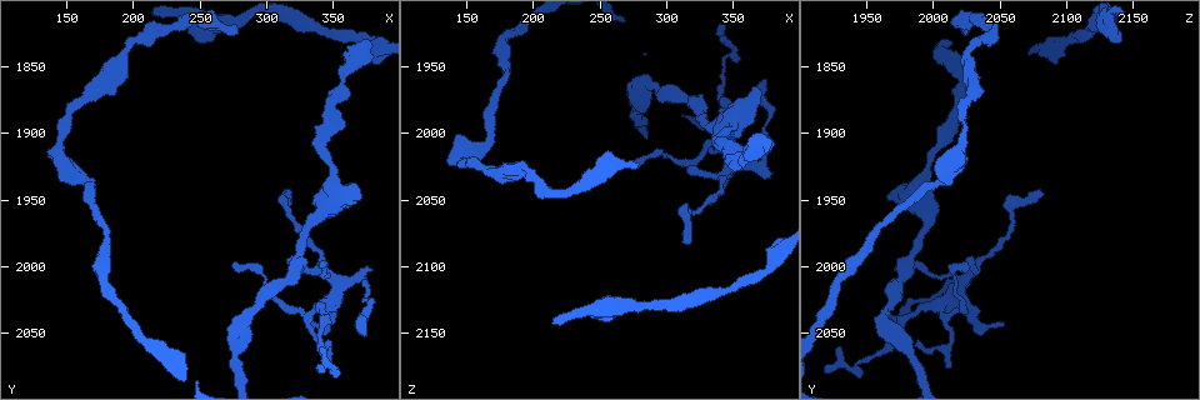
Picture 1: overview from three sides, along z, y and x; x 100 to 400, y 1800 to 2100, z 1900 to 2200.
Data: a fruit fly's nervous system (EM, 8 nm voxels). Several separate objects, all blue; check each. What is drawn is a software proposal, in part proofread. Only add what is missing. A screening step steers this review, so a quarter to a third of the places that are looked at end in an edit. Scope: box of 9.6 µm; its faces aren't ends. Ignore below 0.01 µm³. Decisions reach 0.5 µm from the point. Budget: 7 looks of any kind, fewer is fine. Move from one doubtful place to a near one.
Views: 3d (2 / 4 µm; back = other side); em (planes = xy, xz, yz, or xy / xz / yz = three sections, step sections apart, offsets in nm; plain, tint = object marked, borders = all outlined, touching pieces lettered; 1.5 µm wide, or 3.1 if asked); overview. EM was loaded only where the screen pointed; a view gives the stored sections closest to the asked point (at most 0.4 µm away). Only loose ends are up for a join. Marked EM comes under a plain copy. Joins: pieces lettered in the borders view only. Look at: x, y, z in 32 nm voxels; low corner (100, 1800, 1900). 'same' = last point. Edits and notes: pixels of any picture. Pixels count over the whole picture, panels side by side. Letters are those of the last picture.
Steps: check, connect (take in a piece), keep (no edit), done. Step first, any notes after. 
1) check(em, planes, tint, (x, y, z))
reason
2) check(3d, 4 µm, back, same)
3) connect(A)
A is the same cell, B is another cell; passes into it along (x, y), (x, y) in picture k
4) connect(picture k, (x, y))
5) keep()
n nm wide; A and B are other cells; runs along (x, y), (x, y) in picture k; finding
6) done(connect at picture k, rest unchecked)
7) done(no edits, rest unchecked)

check(em, planes, borders, (370, 1948, 1966))
stops while still wide

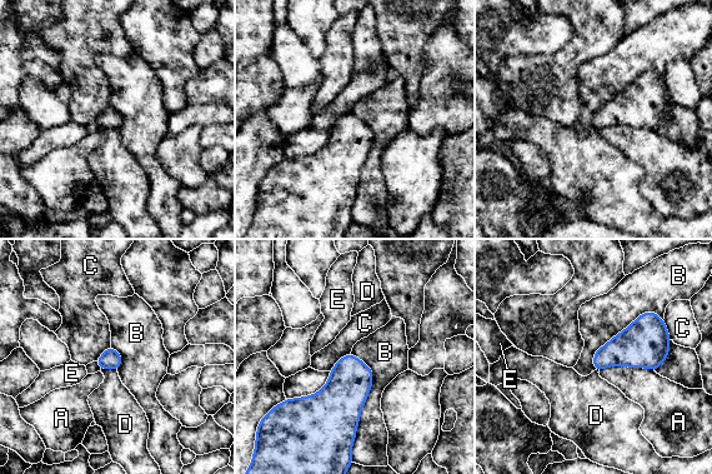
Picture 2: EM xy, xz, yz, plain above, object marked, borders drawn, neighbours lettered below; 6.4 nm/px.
keep()
B touches over 600 nm; A, B, C, D and E are other cells; border along (351, 353), (372, 373), (352, 444) in picture 2; none of them fits

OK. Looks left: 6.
check(em, yz, step 4, borders, (376, 2004, 2032))
an open end

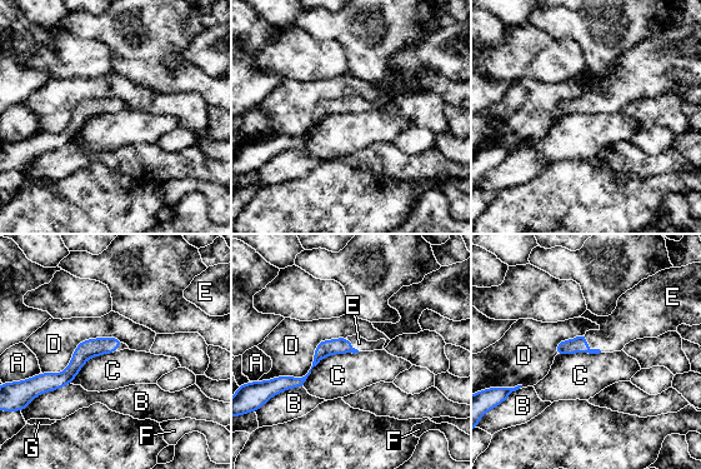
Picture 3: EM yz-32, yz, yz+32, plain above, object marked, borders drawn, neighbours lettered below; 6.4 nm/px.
connect(E)
E is the same cell, A, B, C, D, F and G are other cells; passes into it along (576, 345), (587, 347), (620, 328) in picture 3; it goes on there

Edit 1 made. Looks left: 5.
check(overview)

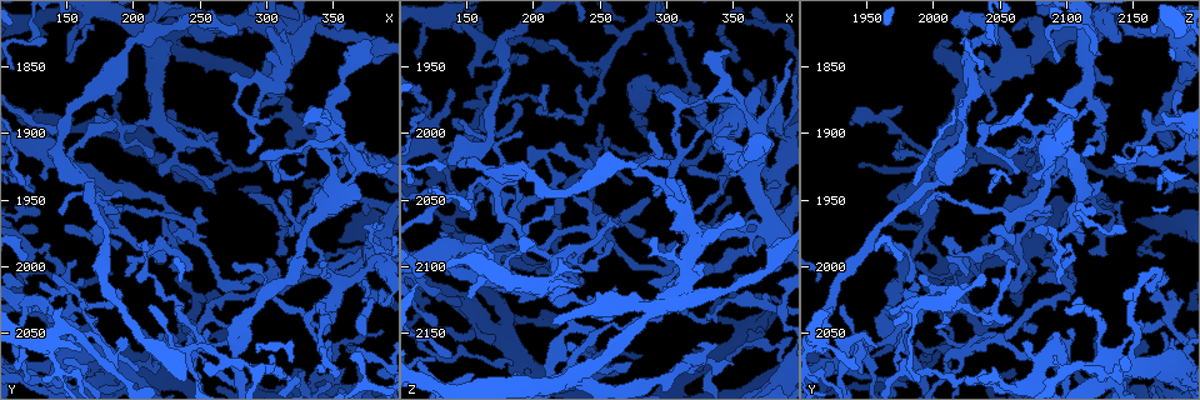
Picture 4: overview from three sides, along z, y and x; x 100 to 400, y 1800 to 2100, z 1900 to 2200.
check(em, planes, tint, (374, 2048, 1962))
an open end

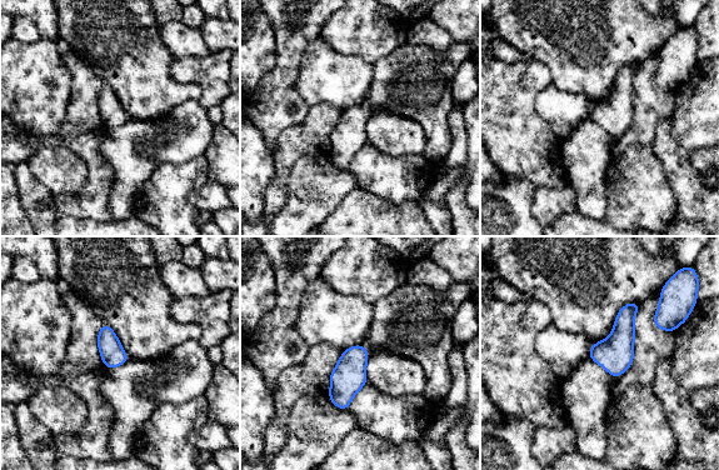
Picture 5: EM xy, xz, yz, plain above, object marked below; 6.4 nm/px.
check(em, planes, borders, same)

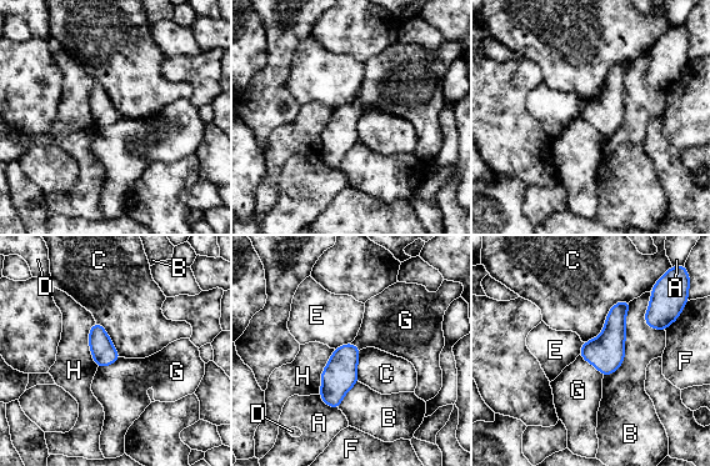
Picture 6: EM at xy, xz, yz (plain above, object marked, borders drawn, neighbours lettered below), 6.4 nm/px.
keep()
A, B, C, D, E, F, G and H are other cells; border along (579, 355), (590, 362), (603, 376) in picture 6; no lettered piece goes on from it

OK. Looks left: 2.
done(connect at picture 3, rest unchecked)

